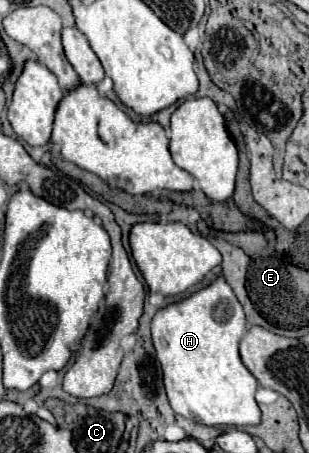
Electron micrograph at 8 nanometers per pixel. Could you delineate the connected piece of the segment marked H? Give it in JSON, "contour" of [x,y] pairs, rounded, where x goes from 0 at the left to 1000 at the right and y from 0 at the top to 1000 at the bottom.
{"contour":[[[712,611],[608,660],[518,682],[492,704],[492,753],[524,801],[531,854],[557,903],[667,943],[796,943],[841,934],[841,898],[822,881],[828,832],[783,801],[770,757],[796,731],[777,664]]]}

